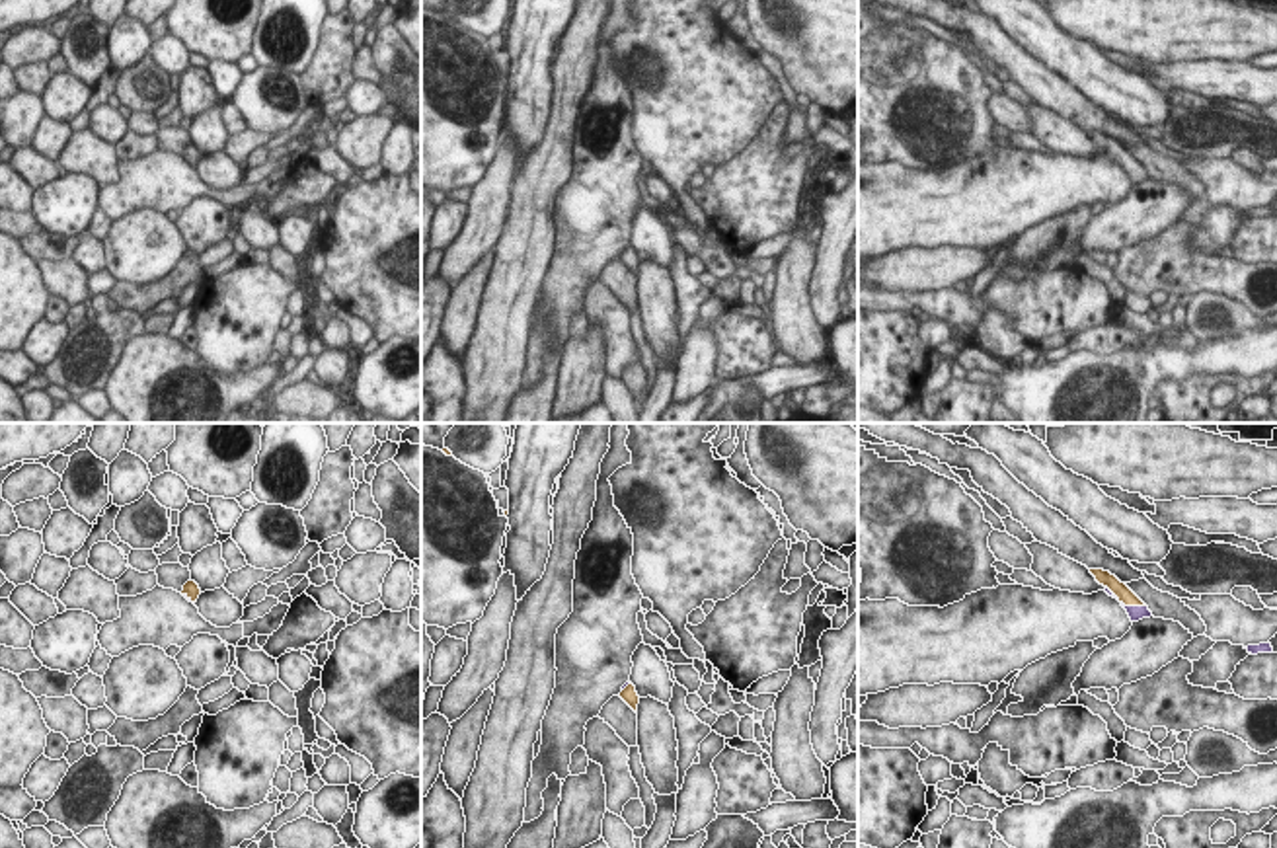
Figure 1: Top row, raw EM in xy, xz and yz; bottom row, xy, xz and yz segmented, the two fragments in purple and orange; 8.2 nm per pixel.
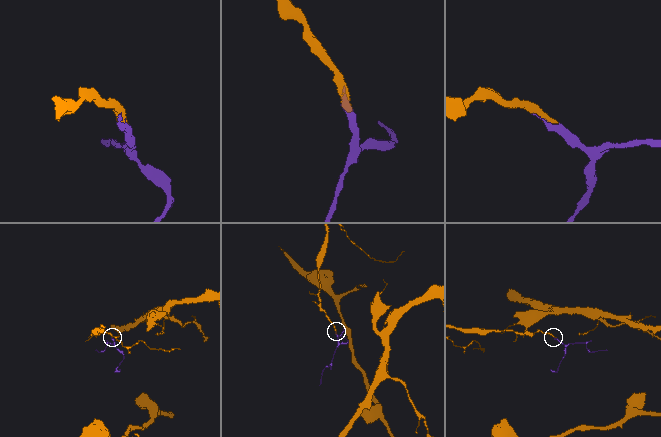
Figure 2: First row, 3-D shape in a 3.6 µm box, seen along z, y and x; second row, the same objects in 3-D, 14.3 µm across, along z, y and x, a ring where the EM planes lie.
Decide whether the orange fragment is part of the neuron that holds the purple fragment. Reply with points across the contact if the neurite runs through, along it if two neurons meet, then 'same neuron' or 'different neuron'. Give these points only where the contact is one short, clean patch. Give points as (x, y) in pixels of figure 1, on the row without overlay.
runs through yz (1135, 176), (1123, 168), (1122, 154); same neuron

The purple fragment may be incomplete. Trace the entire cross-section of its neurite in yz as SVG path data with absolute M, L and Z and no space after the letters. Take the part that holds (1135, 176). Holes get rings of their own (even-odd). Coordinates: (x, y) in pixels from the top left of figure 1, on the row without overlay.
M1090 133L1090 136L1096 140L1100 148L1103 148L1105 156L1121 166L1121 170L1127 173L1131 185L1139 185L1142 181L1150 181L1152 175L1148 170L1115 138L1103 133Z

